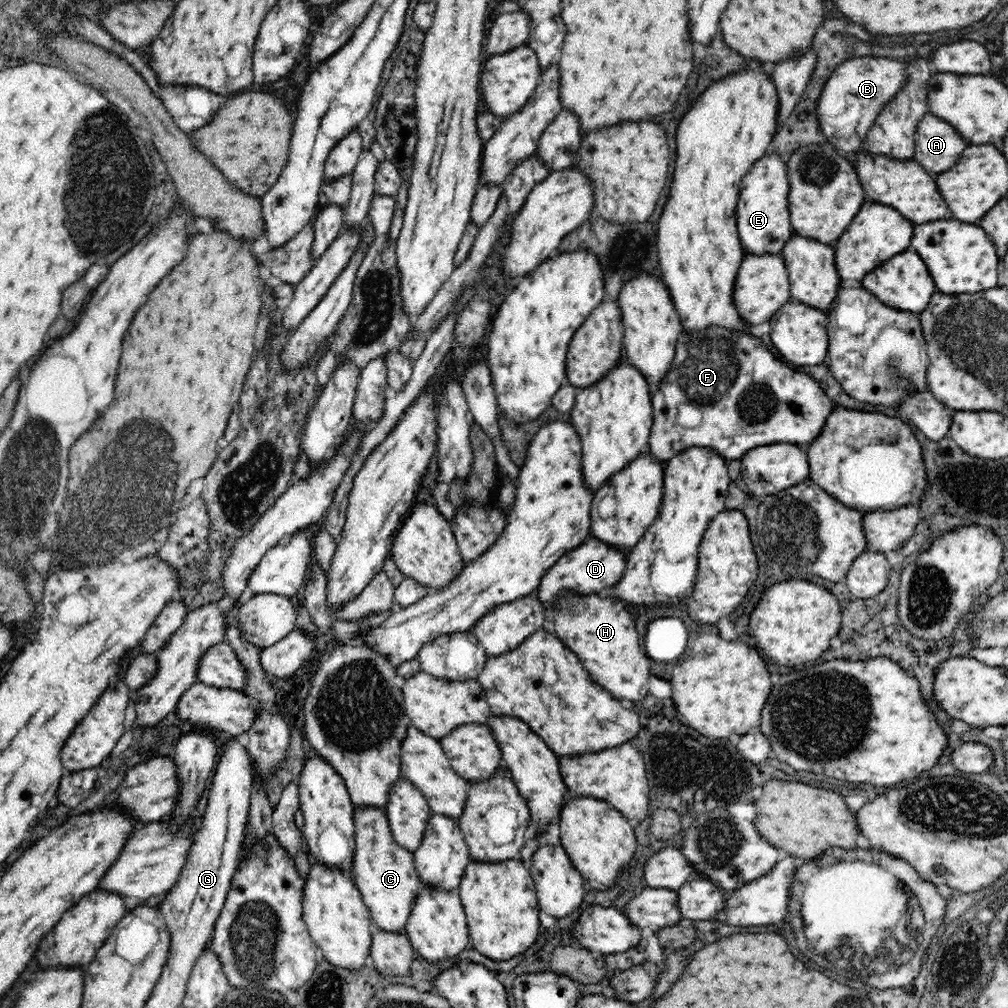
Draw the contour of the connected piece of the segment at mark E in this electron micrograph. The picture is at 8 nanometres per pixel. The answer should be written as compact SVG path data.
M766 154L750 167L738 194L736 229L746 254L780 254L794 232L789 213L788 167L780 155Z

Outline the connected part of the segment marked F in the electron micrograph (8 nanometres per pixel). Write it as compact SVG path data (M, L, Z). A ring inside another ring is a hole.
M706 328L696 334L681 332L676 342L676 353L666 378L652 394L653 425L649 438L649 453L659 461L694 446L710 448L728 461L741 459L757 446L790 442L810 444L822 432L826 418L834 410L826 392L809 374L796 371L789 363L776 360L774 354L754 336L742 336L727 328ZM682 403L696 403L702 409L702 422L694 428L678 424L677 408Z

